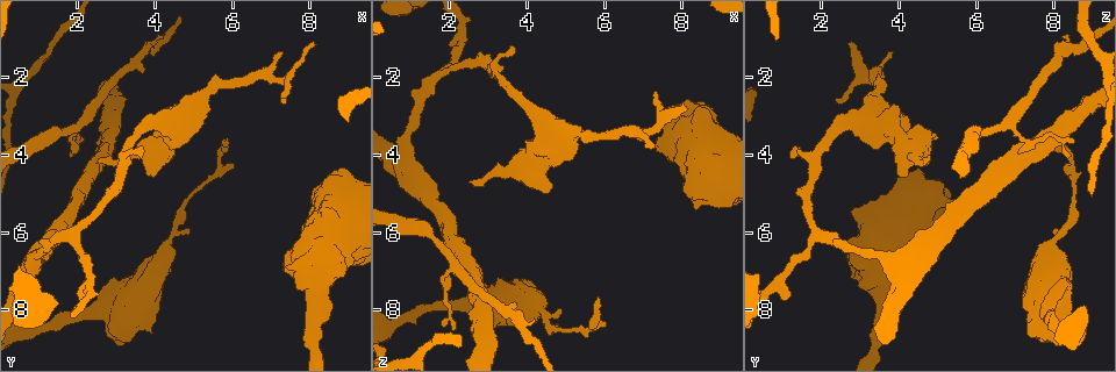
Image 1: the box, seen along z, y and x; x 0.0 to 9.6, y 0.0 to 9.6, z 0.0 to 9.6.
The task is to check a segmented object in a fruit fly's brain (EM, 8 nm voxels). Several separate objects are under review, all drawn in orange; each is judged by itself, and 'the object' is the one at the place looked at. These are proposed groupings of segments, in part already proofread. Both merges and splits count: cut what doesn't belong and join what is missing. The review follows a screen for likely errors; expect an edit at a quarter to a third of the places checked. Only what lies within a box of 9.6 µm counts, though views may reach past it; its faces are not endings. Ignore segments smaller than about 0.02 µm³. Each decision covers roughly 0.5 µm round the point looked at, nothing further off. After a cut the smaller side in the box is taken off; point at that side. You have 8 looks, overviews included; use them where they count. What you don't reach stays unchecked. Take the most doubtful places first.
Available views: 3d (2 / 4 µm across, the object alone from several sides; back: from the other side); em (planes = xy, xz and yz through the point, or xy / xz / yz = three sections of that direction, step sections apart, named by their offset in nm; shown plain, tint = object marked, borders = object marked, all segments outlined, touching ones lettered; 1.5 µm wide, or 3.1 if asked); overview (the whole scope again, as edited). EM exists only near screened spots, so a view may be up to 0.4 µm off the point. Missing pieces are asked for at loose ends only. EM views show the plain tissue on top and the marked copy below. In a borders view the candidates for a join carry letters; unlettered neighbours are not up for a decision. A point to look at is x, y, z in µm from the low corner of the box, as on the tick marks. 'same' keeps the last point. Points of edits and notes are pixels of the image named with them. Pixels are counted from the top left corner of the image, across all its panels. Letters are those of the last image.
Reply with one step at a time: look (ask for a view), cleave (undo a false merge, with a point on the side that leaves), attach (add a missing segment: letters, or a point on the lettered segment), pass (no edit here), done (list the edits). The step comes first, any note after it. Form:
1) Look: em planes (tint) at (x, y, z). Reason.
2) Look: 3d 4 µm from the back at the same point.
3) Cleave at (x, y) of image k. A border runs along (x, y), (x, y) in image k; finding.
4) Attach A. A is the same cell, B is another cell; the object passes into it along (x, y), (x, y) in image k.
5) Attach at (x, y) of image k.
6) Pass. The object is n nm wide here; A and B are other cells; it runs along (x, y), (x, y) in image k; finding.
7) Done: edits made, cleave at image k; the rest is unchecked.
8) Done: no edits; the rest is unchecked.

Look: 3d 2 µm at (5.80, 3.65, 7.65). Tapers out.

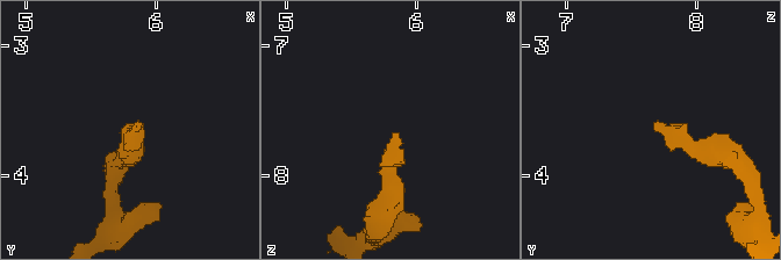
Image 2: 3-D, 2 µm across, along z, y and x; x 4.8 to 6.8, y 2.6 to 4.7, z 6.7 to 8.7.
Look: em xy step 8 (borders) at (5.82, 3.62, 7.66). Need the tissue.

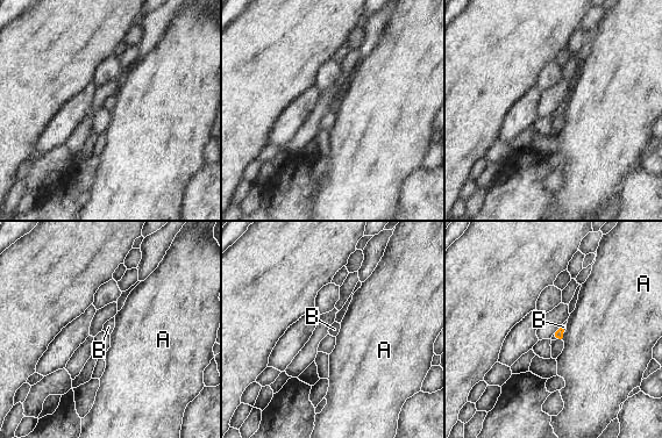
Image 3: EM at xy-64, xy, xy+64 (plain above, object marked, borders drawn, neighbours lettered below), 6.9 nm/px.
Look: em planes (borders) at the same point.

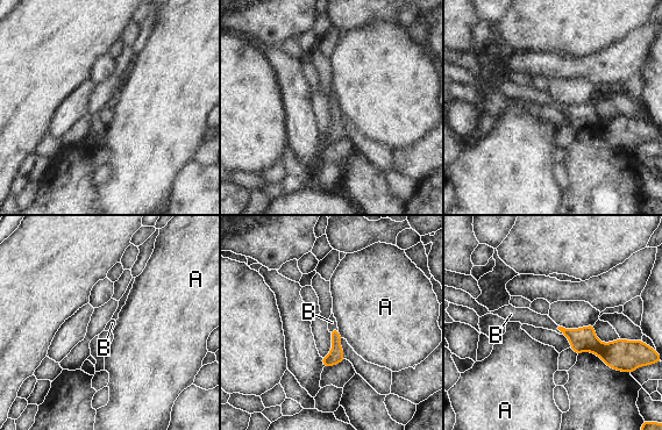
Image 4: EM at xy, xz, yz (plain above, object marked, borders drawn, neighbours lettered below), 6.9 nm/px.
Attach B. B is the same cell, A is another cell; it goes on there.

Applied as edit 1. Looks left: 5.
Look: 3d 4 µm at (7.35, 1.35, 3.80). An open end.

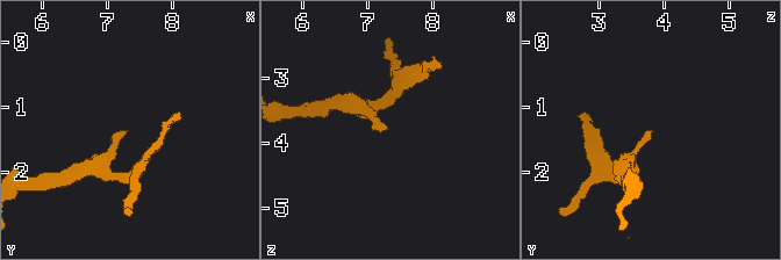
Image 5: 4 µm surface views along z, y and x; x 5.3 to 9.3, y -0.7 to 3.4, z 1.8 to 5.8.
Look: em planes (borders) at (7.30, 1.35, 3.80). Now the EM.

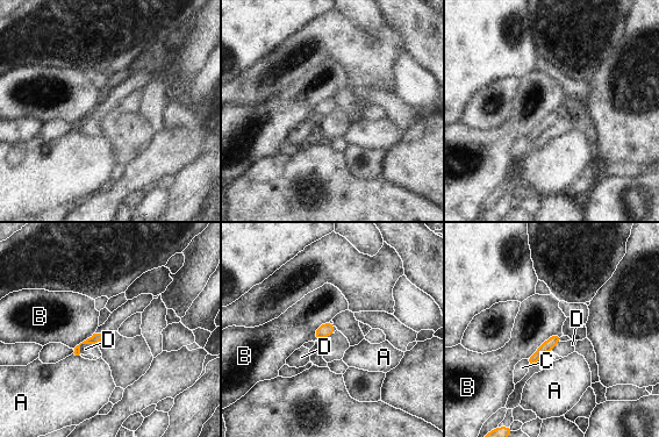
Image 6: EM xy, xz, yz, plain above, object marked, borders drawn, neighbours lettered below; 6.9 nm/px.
Pass. A, B, C and D are other cells; a border runs along (561, 335), (551, 335), (525, 358) in image 6; none of them fits.

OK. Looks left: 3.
Look: em yz step 4 (borders) at (1.75, 4.05, 8.35). An open end.

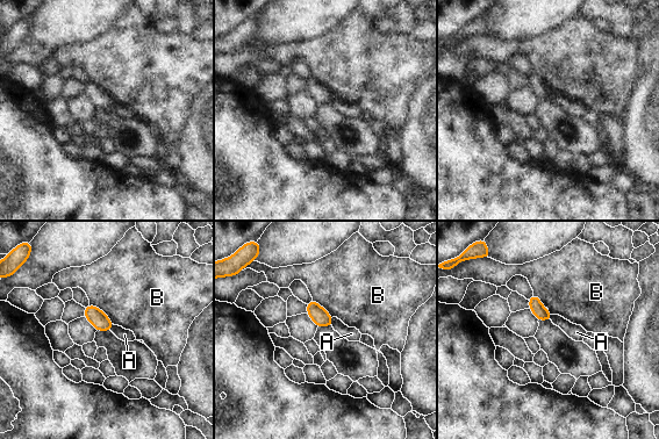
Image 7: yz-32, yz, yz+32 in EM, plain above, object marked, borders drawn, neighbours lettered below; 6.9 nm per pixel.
Look: em planes (borders) at the same point. Cut it another way.

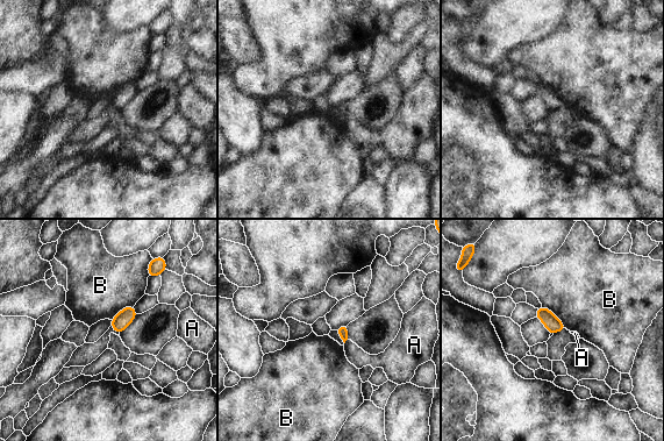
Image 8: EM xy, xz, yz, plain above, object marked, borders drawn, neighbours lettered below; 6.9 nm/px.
Pass. The object is 70 nm wide here; A and B are other cells; a border runs along (542, 305), (566, 328) in image 8; none of them fits.

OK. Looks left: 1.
Done: edits made, attach at image 4; the rest is unchecked.

